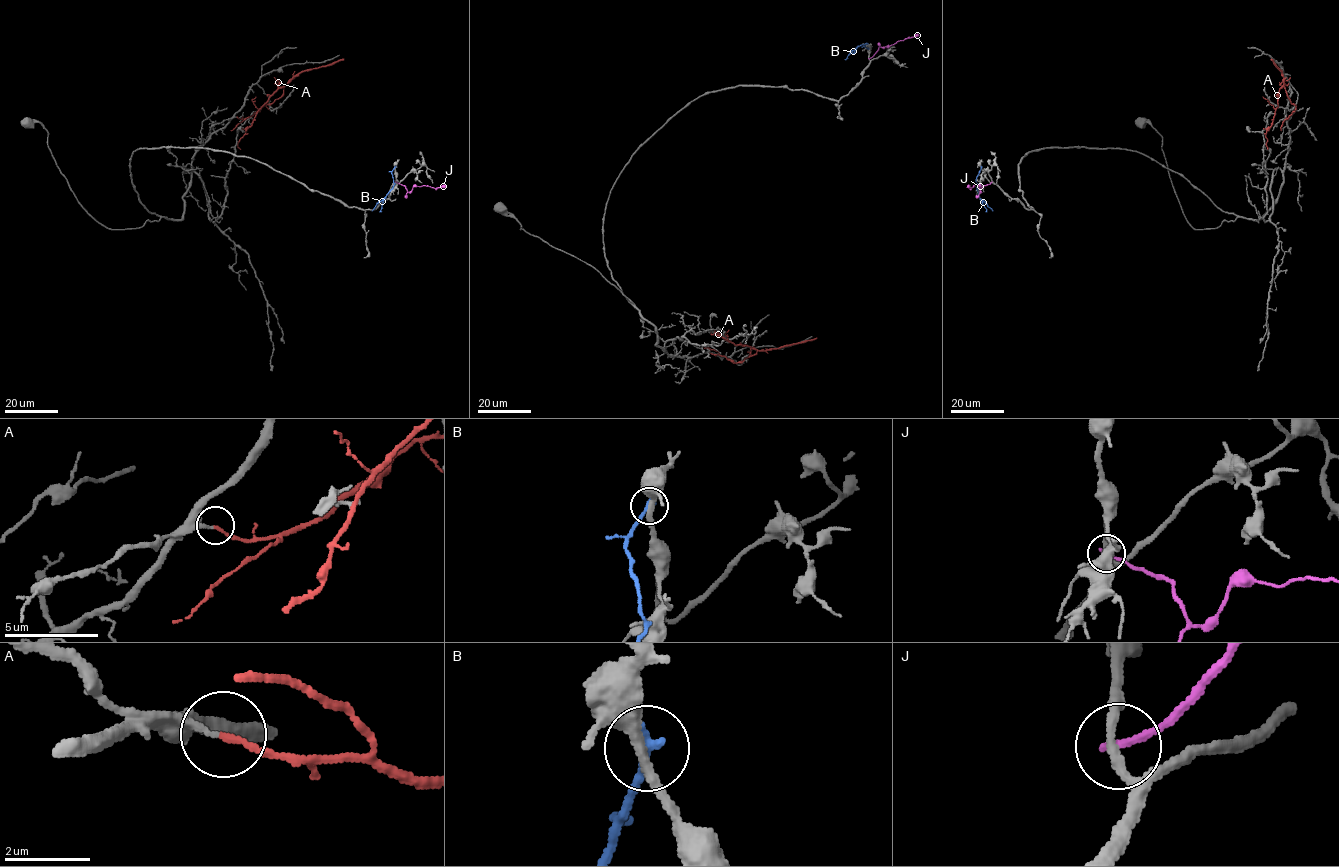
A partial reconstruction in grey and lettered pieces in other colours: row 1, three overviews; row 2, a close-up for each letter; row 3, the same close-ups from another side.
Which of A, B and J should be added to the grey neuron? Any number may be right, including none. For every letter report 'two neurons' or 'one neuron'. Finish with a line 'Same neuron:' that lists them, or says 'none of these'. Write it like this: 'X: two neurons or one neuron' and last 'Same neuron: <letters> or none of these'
A: two neurons
B: two neurons
J: two neurons
Same neuron: none of these

